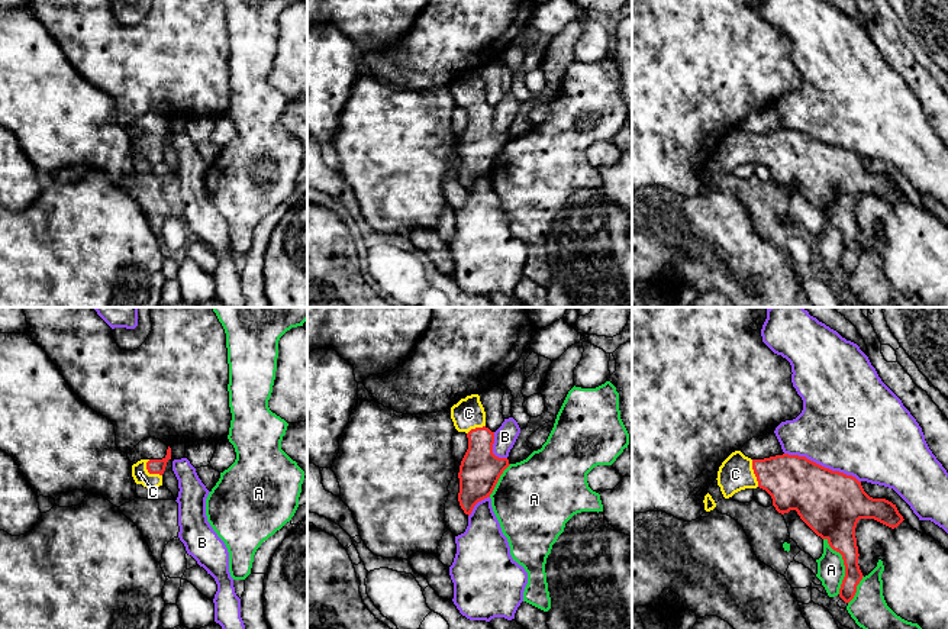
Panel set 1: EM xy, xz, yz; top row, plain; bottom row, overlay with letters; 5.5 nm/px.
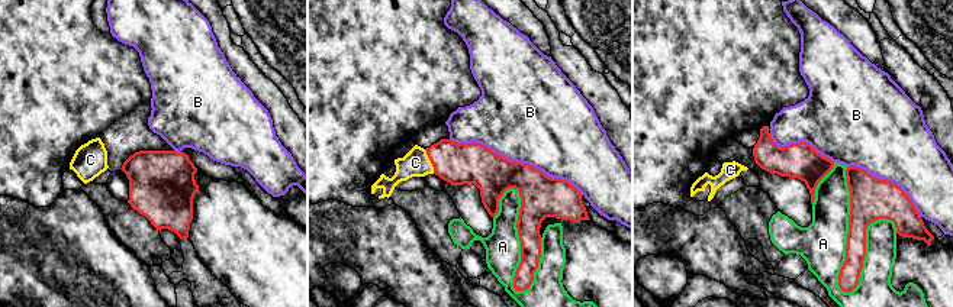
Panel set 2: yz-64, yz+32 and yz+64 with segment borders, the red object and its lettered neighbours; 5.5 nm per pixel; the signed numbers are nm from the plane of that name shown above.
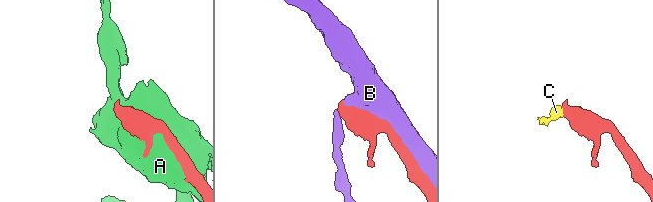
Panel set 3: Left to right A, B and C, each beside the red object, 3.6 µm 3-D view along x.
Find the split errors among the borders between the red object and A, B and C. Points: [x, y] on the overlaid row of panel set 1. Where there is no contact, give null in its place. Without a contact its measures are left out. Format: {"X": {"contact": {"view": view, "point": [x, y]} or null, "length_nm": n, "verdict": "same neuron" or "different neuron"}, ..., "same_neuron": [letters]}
{"A": {"contact": {"view": "yz", "point": [844, 564]}, "length_nm": 320, "verdict": "different neuron"}, "B": {"contact": {"view": "yz", "point": [821, 465]}, "length_nm": 460, "verdict": "different neuron"}, "C": {"contact": {"view": "yz", "point": [754, 473]}, "length_nm": 160, "verdict": "same neuron"}, "same_neuron": ["C"]}

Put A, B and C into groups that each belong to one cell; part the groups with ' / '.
A / B / C

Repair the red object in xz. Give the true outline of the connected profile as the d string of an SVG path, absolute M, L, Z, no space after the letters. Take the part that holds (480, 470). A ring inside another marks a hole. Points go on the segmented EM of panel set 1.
M478 394L467 396L451 407L451 419L458 432L465 432L468 449L460 465L458 501L465 515L490 497L500 475L510 465L507 458L493 454L494 432L486 426L486 412Z

